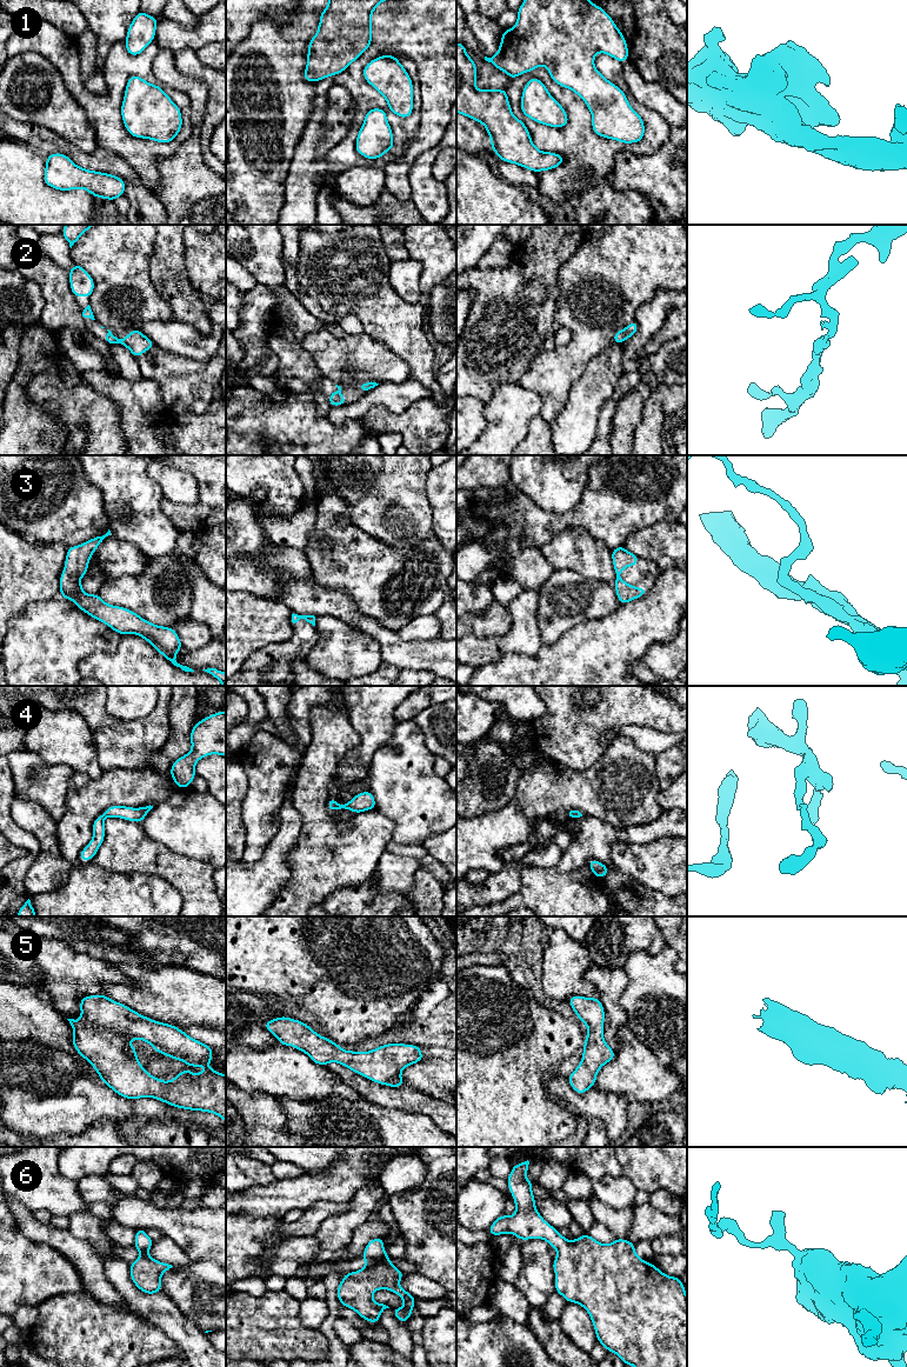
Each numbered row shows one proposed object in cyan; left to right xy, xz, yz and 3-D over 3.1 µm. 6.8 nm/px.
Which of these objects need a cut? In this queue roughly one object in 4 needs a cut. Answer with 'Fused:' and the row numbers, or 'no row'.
Fused: no row

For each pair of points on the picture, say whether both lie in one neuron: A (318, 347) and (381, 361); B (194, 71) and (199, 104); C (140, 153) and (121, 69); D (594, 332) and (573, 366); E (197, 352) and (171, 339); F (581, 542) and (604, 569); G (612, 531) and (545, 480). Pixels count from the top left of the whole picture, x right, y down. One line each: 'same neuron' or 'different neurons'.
A: same neuron
B: different neurons
C: same neuron
D: same neuron
E: same neuron
F: same neuron
G: different neurons

